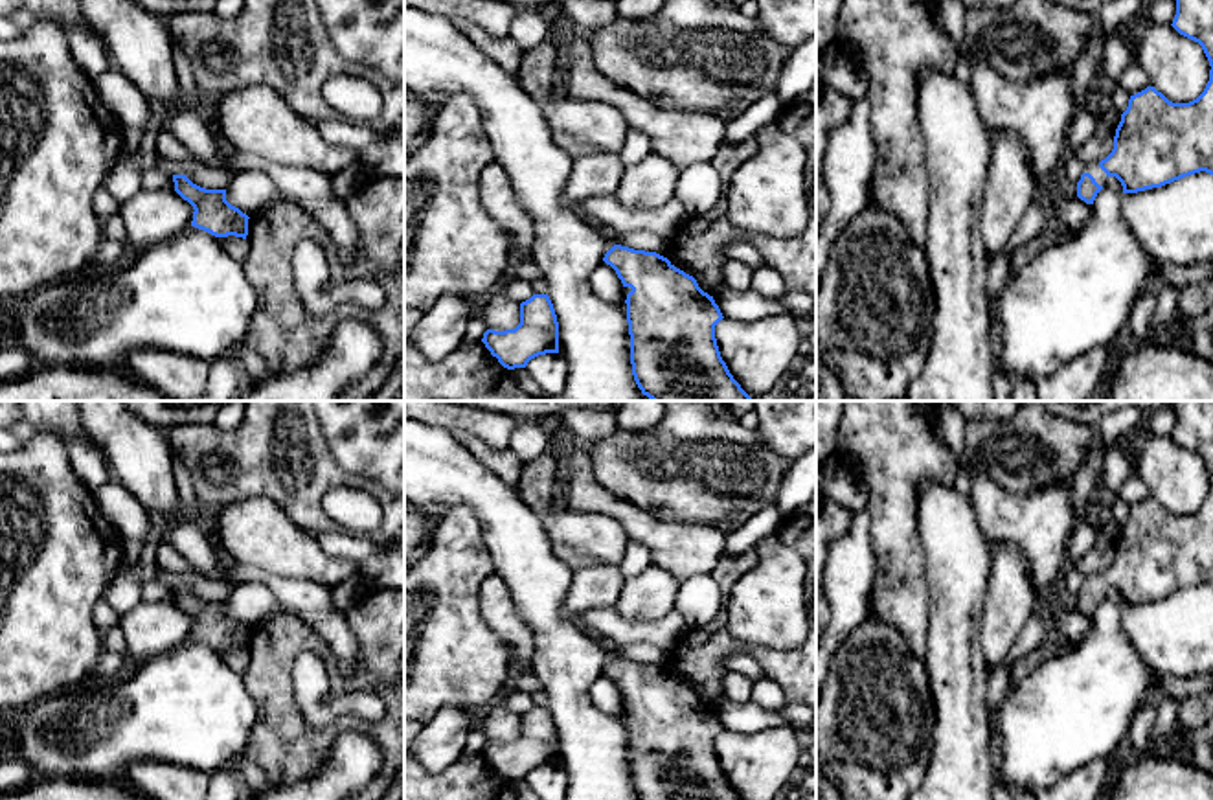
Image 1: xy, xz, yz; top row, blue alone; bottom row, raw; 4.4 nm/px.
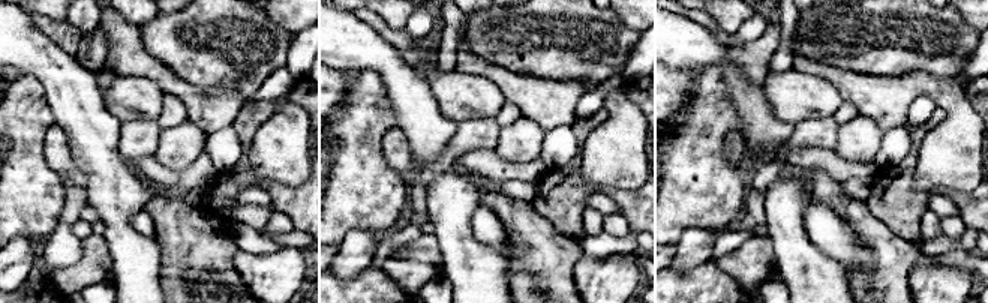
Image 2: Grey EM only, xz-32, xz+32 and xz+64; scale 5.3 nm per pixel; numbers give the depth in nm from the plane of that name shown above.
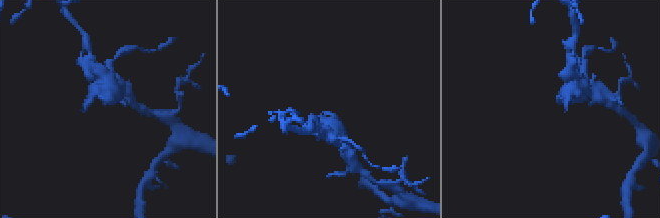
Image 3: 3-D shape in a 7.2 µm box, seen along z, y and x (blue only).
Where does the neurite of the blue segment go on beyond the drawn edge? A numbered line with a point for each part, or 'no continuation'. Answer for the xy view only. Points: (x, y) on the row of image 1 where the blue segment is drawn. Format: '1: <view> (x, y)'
1: xy (238, 247)

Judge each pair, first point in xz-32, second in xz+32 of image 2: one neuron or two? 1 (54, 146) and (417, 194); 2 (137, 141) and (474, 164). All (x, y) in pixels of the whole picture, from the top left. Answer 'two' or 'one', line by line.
1: one
2: two

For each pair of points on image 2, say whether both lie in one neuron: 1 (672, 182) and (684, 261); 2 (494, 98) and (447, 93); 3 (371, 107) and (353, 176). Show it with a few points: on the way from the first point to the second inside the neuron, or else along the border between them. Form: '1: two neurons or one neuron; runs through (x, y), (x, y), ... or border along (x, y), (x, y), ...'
1: two neurons; border along (715, 230), (687, 228), (675, 245)
2: one neuron; runs through (482, 98), (459, 96)
3: one neuron; runs through (360, 123), (353, 135), (353, 159)

